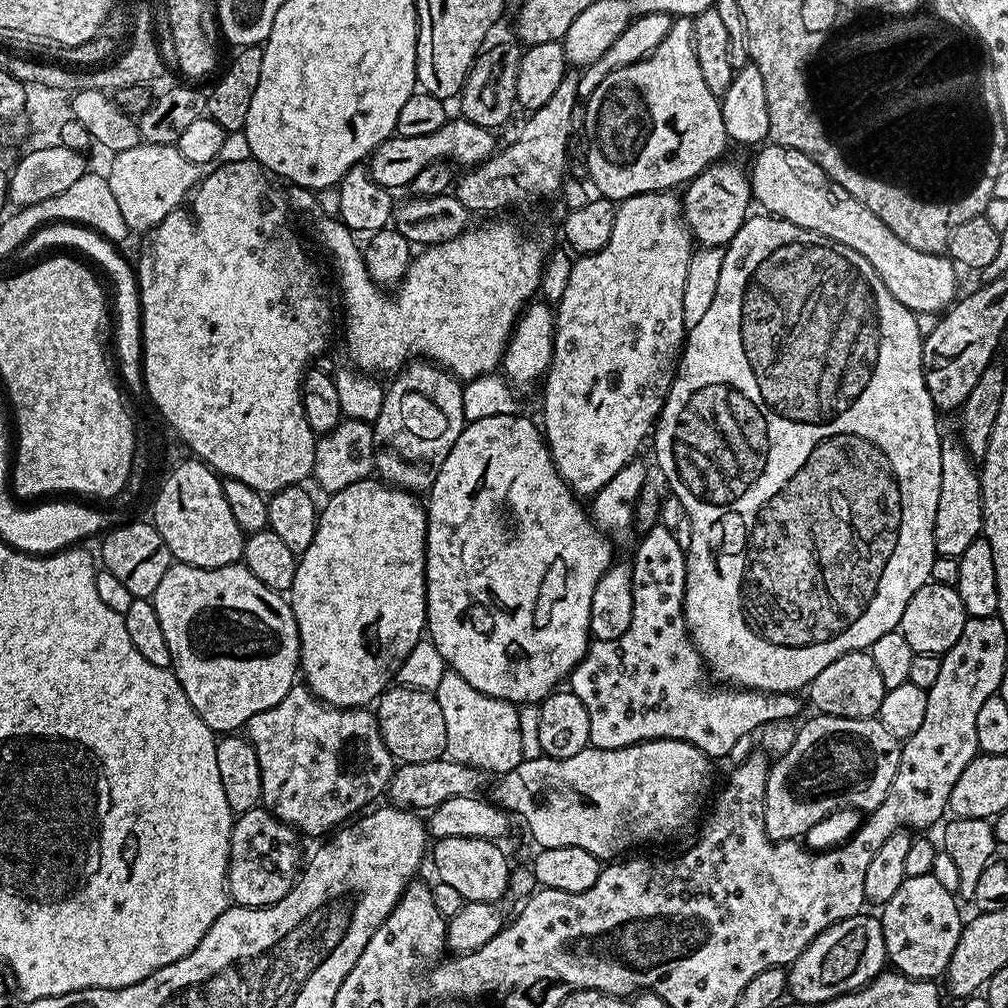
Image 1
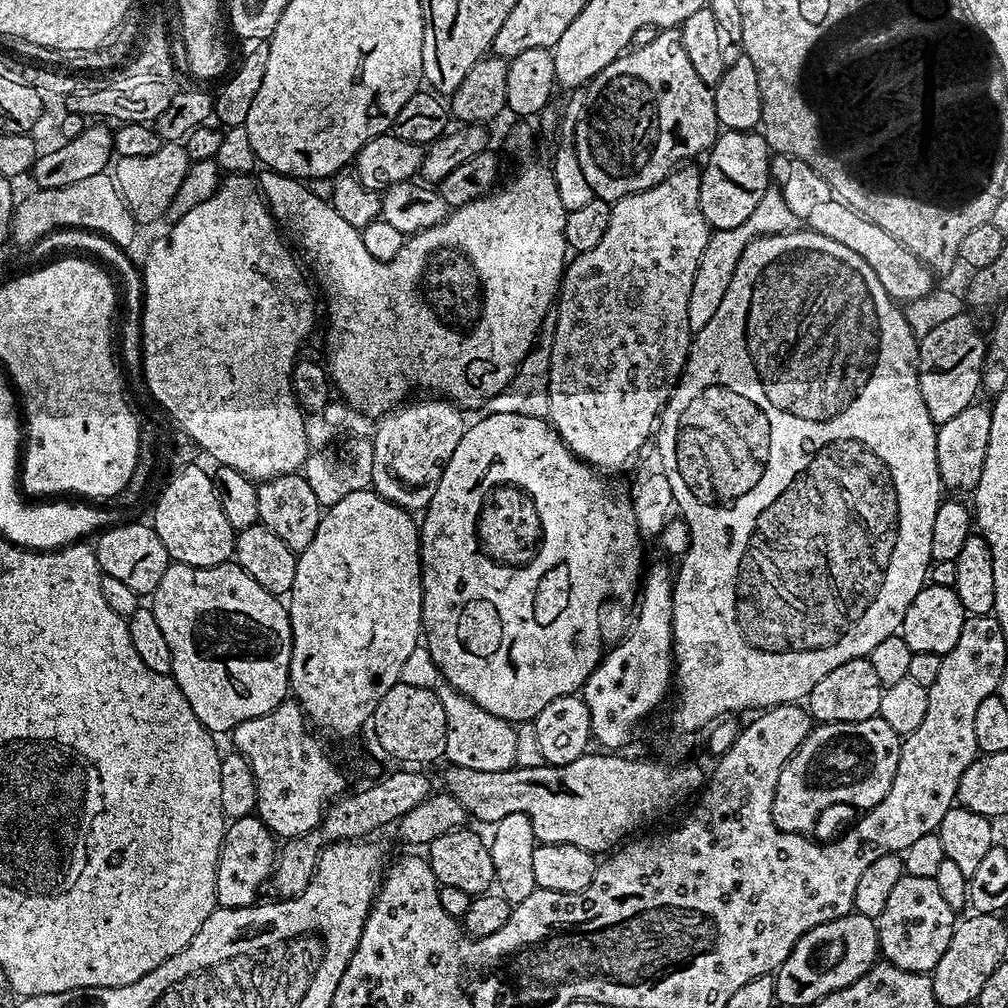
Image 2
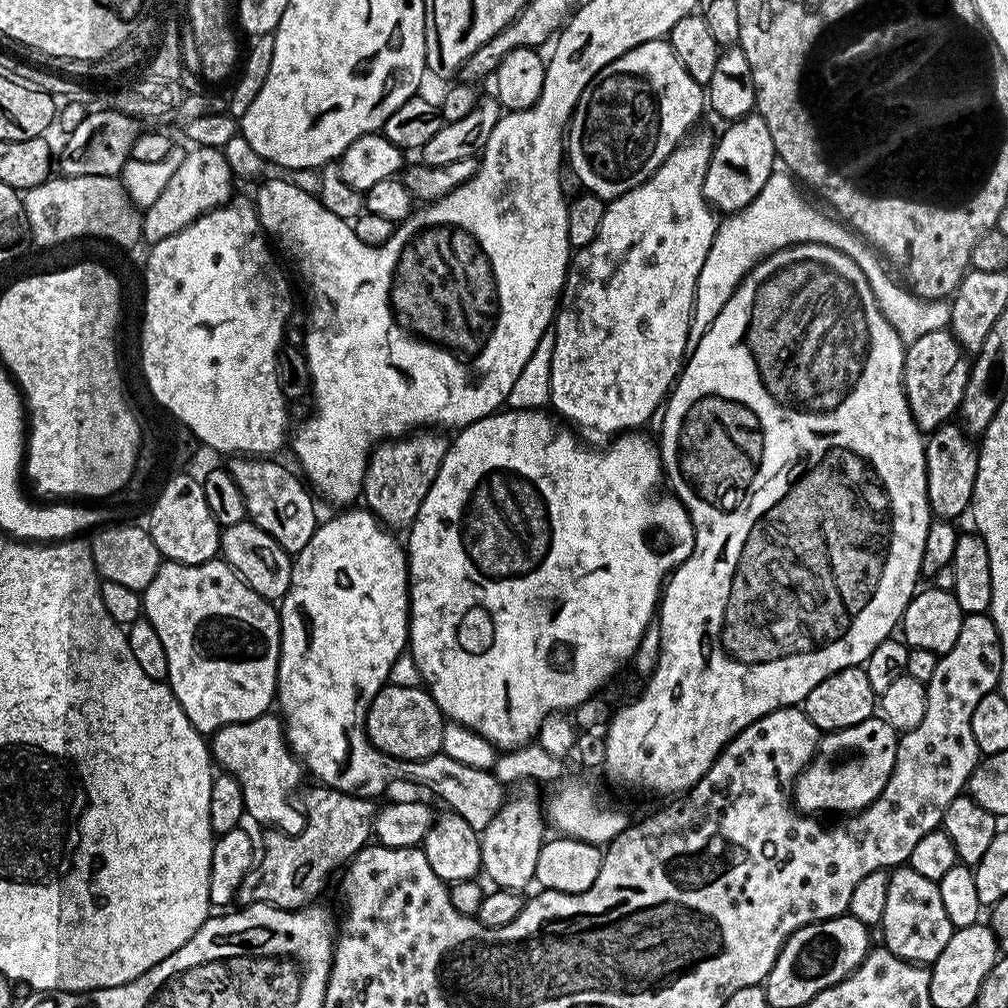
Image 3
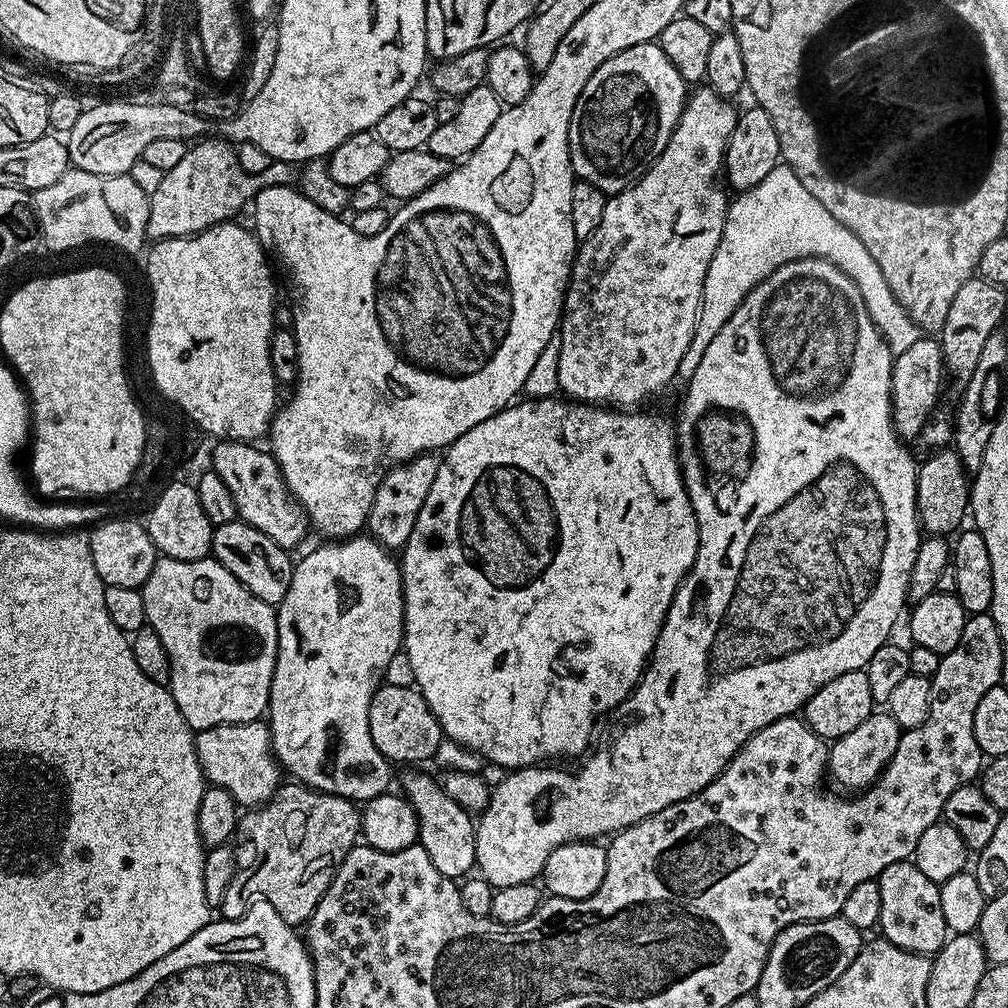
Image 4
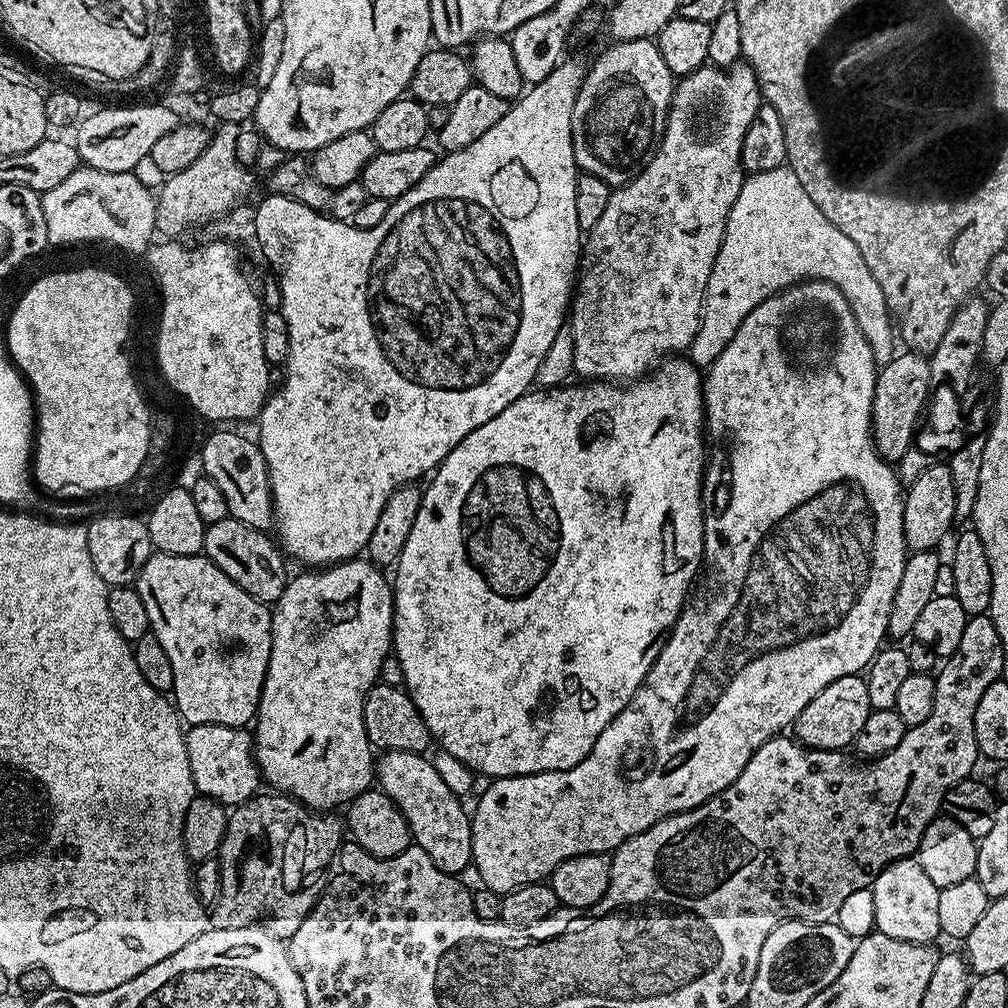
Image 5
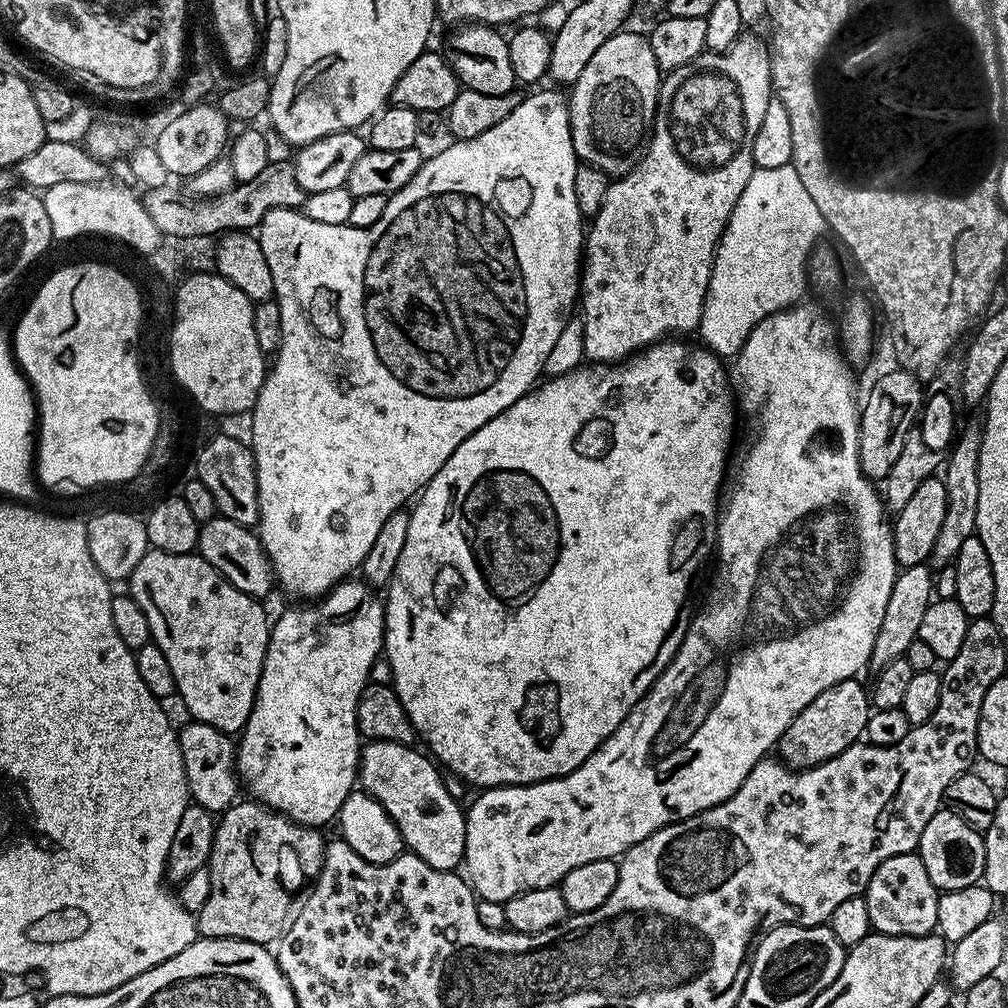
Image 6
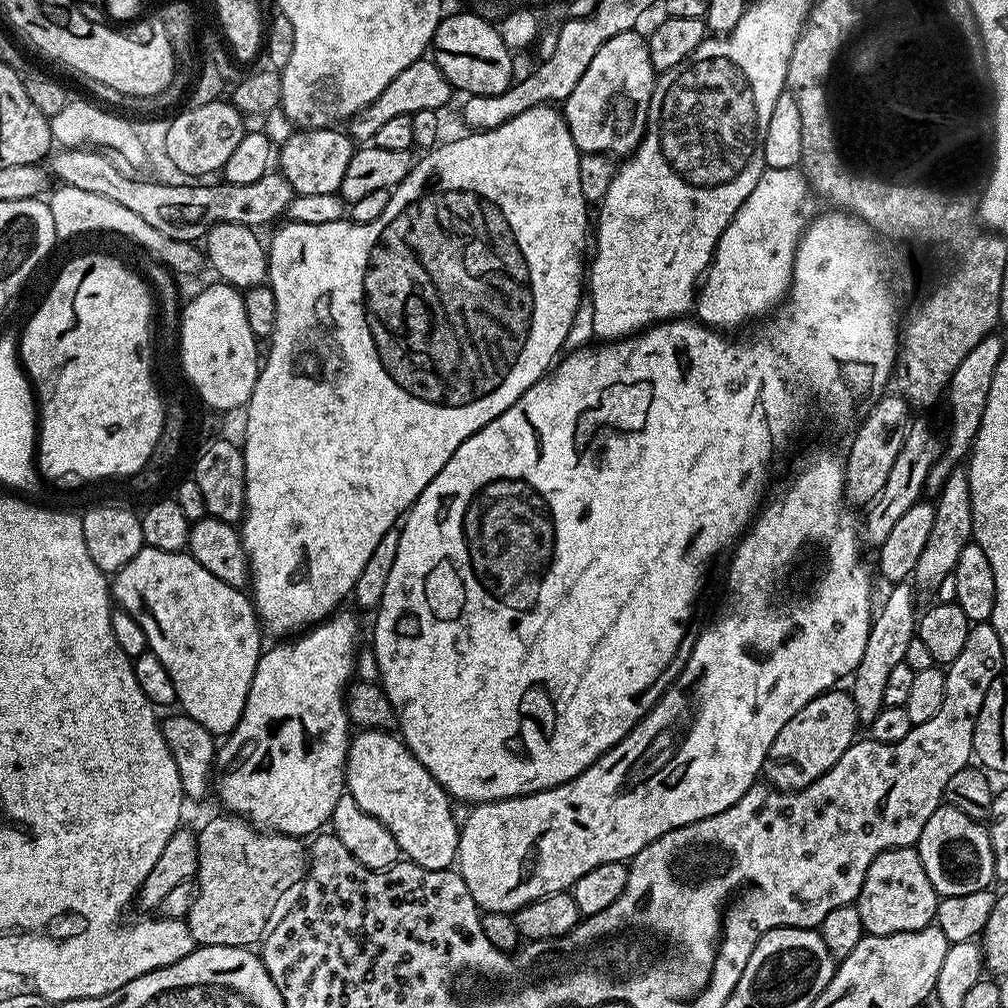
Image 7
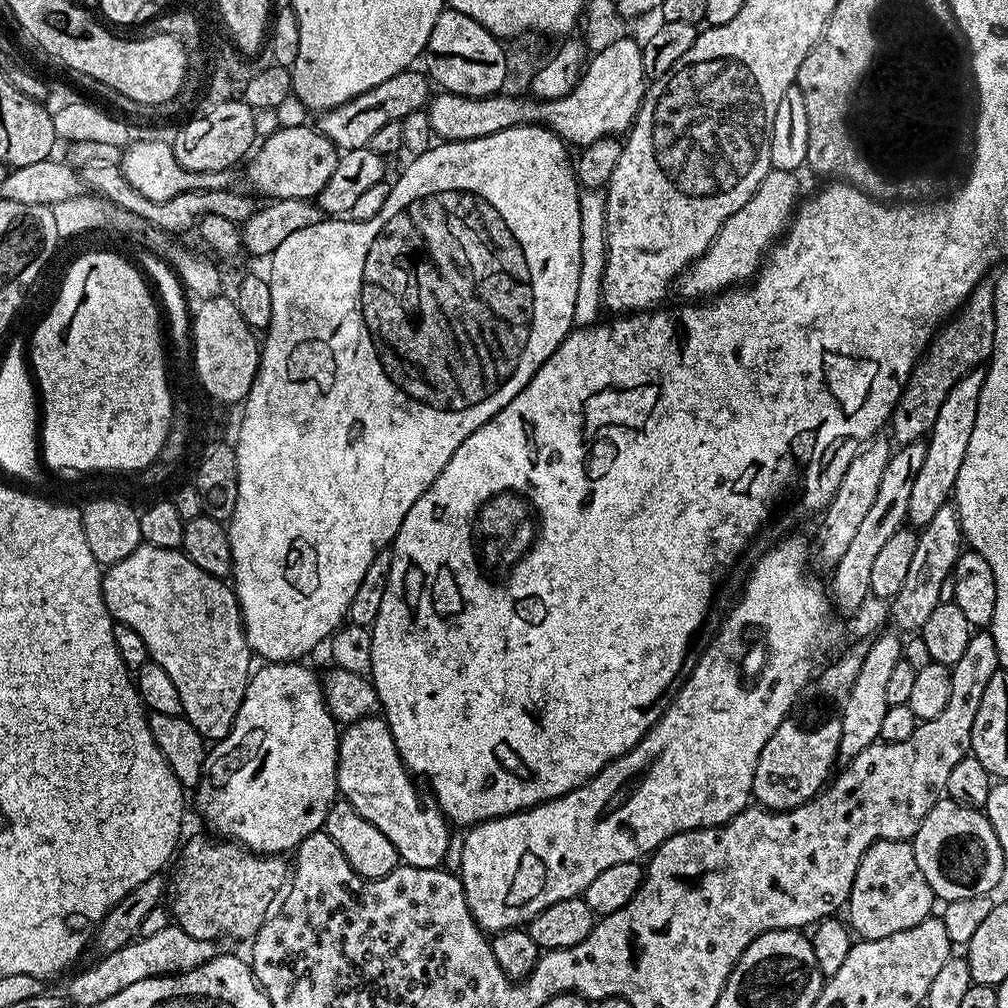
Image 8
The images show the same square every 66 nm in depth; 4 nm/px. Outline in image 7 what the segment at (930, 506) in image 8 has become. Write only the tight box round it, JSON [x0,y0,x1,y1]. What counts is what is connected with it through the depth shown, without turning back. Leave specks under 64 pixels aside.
[927,334,1006,490]

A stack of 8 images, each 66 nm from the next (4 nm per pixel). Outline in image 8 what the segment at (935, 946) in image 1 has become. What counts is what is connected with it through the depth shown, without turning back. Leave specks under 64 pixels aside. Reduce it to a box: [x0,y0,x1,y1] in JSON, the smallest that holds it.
[846,840,934,940]

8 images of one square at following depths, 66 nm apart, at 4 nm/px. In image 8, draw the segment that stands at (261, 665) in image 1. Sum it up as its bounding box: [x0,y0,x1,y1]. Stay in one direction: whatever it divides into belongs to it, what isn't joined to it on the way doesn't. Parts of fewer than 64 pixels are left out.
[102,542,254,742]

